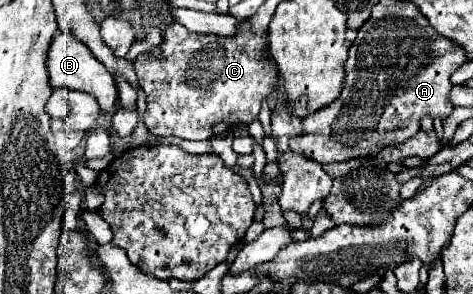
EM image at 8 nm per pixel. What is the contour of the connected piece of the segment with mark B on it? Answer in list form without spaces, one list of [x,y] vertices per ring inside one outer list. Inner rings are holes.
[[[55,32],[53,40],[49,44],[49,50],[47,50],[47,72],[49,72],[49,84],[53,88],[65,86],[71,90],[89,92],[97,98],[103,112],[115,110],[117,88],[115,88],[115,80],[113,80],[111,72],[107,68],[103,68],[103,64],[99,64],[99,60],[95,60],[95,56],[91,56],[91,50],[87,50],[83,42],[79,42],[75,36],[71,36],[71,32]]]

